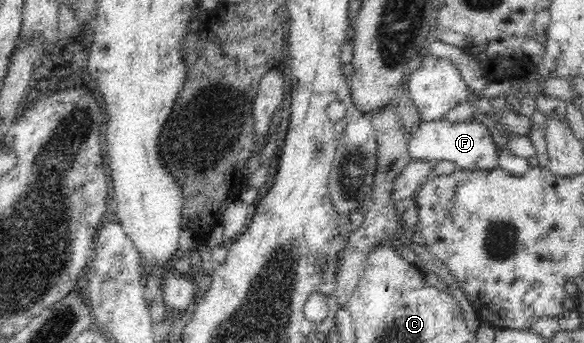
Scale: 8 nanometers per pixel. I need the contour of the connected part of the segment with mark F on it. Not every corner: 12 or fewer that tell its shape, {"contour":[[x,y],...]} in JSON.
{"contour":[[474,119],[421,120],[413,161],[458,170],[498,168],[487,126]]}

